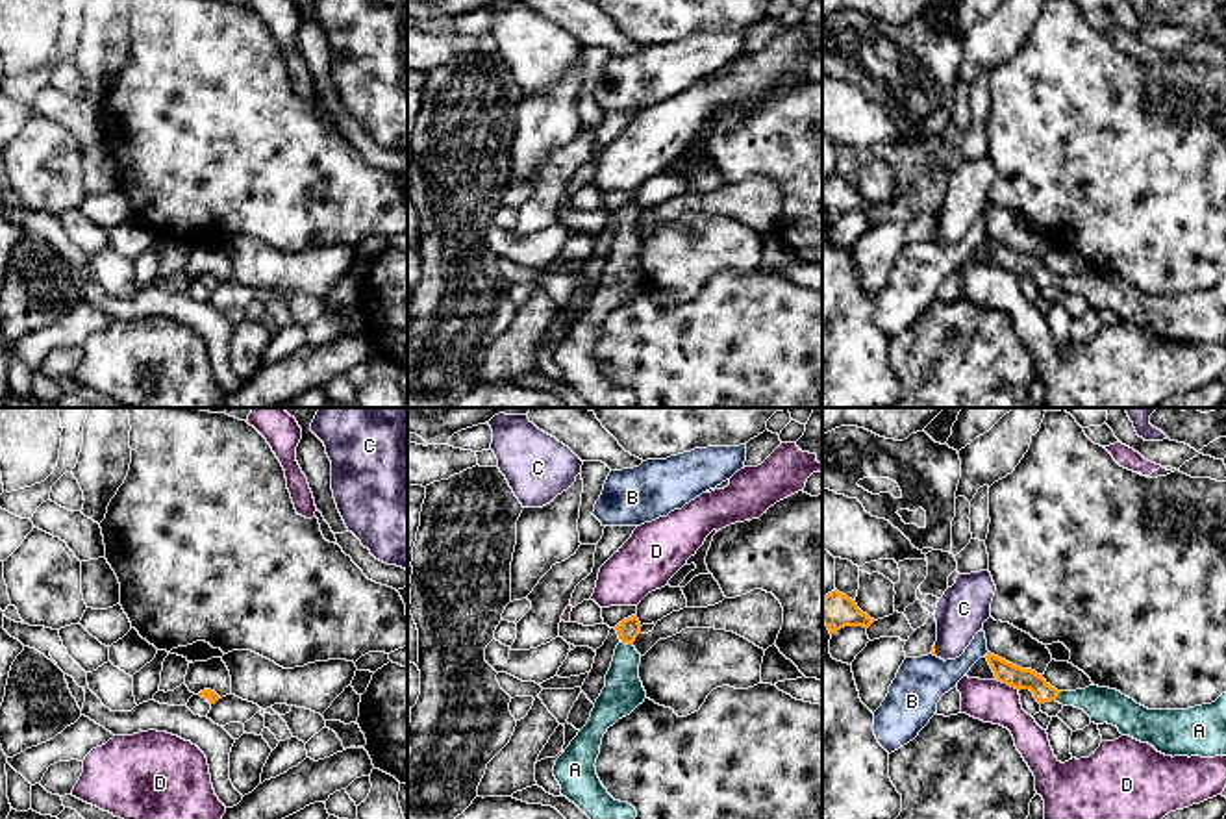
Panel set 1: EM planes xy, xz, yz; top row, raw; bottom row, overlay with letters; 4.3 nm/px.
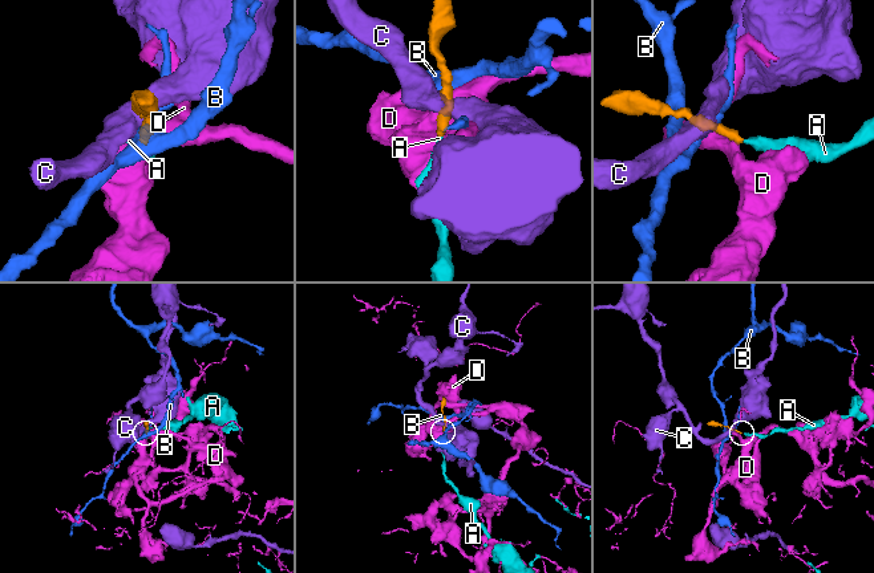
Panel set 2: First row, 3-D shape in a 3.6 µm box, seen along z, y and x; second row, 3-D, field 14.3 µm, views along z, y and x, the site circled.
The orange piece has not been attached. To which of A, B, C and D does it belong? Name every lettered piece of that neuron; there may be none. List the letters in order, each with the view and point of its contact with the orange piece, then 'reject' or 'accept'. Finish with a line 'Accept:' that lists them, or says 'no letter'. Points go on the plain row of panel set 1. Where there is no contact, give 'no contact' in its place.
A: xz (626, 226) | accept
B: yz (988, 239) | reject
C: yz (934, 236) | reject
D: yz (1008, 269) | reject
Accept: A

